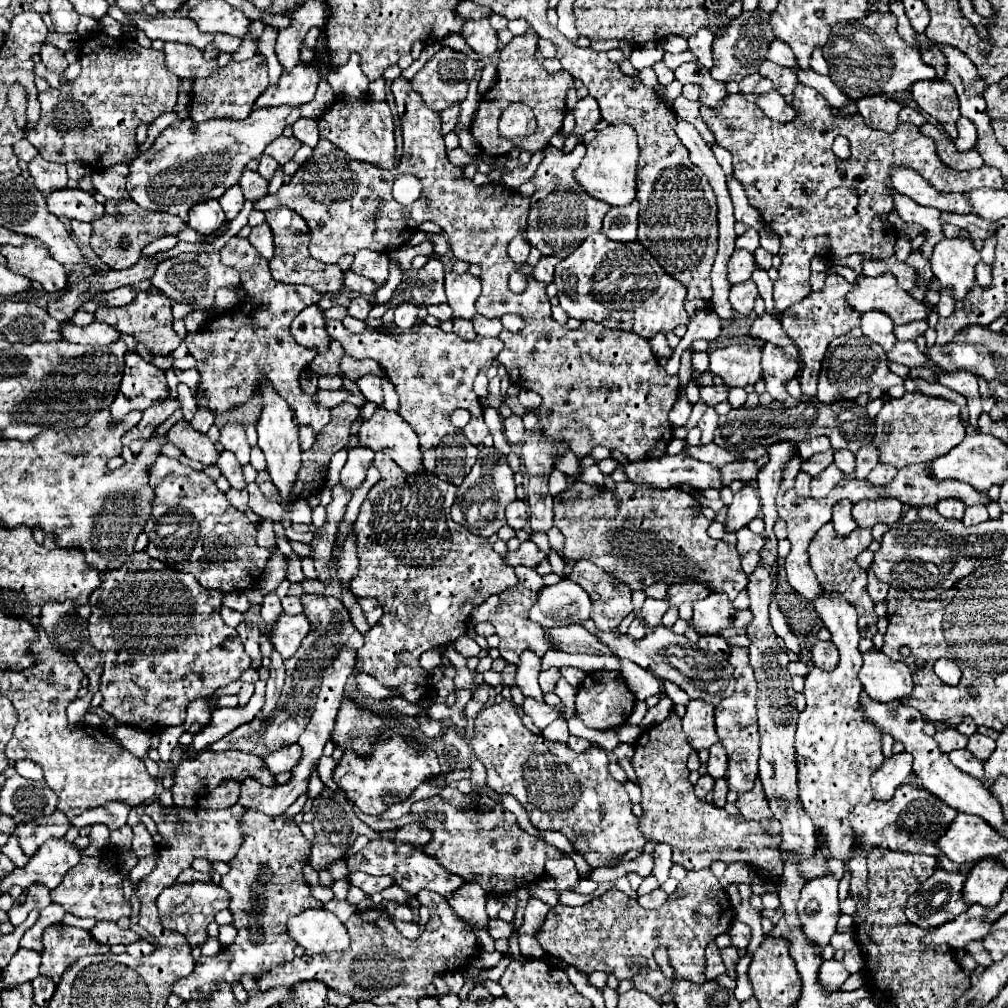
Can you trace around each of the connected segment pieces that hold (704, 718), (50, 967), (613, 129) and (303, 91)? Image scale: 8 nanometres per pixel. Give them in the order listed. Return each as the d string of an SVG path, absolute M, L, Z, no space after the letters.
M693 699L683 717L683 733L695 751L709 749L713 743L717 743L715 705L705 703L703 699Z
M63 923L49 925L43 931L43 963L41 975L49 975L55 983L61 981L61 975L71 967L73 961L85 955L107 953L107 945L99 945L91 939L89 931L69 927Z
M609 125L607 129L599 131L597 137L587 145L587 155L583 163L575 171L577 181L585 187L589 195L601 199L609 205L629 205L637 195L635 183L635 169L637 169L637 135L629 125Z
M295 65L291 71L283 71L277 85L269 85L261 97L255 103L255 109L259 107L271 107L271 105L303 105L313 101L315 89L319 83L319 75L315 67L307 65Z

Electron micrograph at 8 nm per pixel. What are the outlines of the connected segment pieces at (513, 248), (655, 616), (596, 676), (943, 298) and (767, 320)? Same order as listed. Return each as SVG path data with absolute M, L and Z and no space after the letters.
M517 235L511 243L509 243L509 257L515 263L525 263L529 257L529 243L525 241L523 235Z
M647 597L645 605L641 609L641 617L643 617L643 621L645 621L647 627L657 627L657 625L661 625L661 617L665 615L667 609L669 609L669 603Z
M617 671L587 673L587 677L581 681L581 685L577 689L577 697L575 697L575 707L577 707L577 713L579 713L581 721L585 723L585 727L599 729L599 731L617 729L617 727L625 725L633 711L633 705L635 705L633 693L625 687L625 681L623 681L621 673L617 673Z
M941 289L939 291L939 303L937 303L937 313L939 313L939 317L947 317L947 315L951 315L953 311L955 311L955 299L951 297L951 293L949 291L945 291L945 289Z
M765 311L763 315L755 317L755 321L753 321L751 329L749 329L749 335L755 337L755 339L763 339L763 341L779 343L779 347L781 347L787 355L791 355L791 357L797 361L799 371L797 371L795 377L799 379L799 375L801 375L801 365L803 365L803 361L801 361L801 353L799 353L799 349L793 345L793 341L789 339L789 335L783 331L781 323L777 323L777 321L773 319L771 313Z

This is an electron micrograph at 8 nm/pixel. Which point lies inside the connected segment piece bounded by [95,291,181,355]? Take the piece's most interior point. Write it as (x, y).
(148, 318)

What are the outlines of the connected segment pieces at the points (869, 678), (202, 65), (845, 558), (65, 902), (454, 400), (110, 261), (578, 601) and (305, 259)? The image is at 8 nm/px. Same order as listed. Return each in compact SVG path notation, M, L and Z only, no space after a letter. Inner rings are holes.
M877 649L863 655L863 667L859 671L865 693L875 701L895 701L909 697L911 671L901 661L891 661Z
M167 41L163 51L165 51L165 59L169 63L169 69L173 73L177 73L181 79L189 79L189 81L207 79L217 69L217 59L207 61L203 57L203 51L197 47Z
M825 523L809 543L809 561L811 569L817 575L817 581L827 591L839 591L859 613L859 633L865 639L871 639L877 633L877 615L873 611L873 601L867 595L867 571L855 563L855 557L867 549L871 543L871 529L855 529L847 537L839 537L833 529L833 523Z
M107 853L107 861L105 857L91 857L89 865L77 863L77 867L71 867L61 885L51 891L51 899L53 903L59 903L67 913L73 913L75 917L117 921L119 917L131 915L131 905L123 897L123 881L117 871L117 857L111 853Z
M338 320L327 321L325 327L329 337L337 339L343 345L345 353L355 359L371 357L381 365L399 395L399 415L419 435L421 453L435 449L449 433L463 433L473 445L483 443L483 439L489 435L489 429L483 421L481 401L473 391L473 379L483 365L499 355L503 349L501 339L477 337L473 341L463 341L455 333L445 333L441 327L431 327L421 321L417 321L409 331L401 335L391 335L379 329L353 335ZM455 409L467 409L471 413L471 421L463 429L455 429L449 421Z
M107 199L105 201L105 215L101 219L93 221L91 225L93 225L91 247L103 259L103 263L107 263L111 269L129 269L141 257L141 251L145 249L145 245L149 245L151 241L155 241L163 235L183 231L187 223L175 215L169 215L169 213L141 211L141 207L135 201Z
M569 579L543 587L537 603L529 611L529 619L541 627L565 627L571 623L583 623L589 617L591 599L587 591Z
M279 207L279 209L271 209L265 211L265 219L273 231L275 237L275 257L273 263L269 263L271 267L271 275L273 279L277 279L279 283L303 283L313 287L317 293L321 293L323 297L333 297L335 293L339 293L343 289L343 271L339 265L325 265L315 261L309 255L309 247L307 247L307 239L309 239L309 227L305 223L305 219L287 207Z

